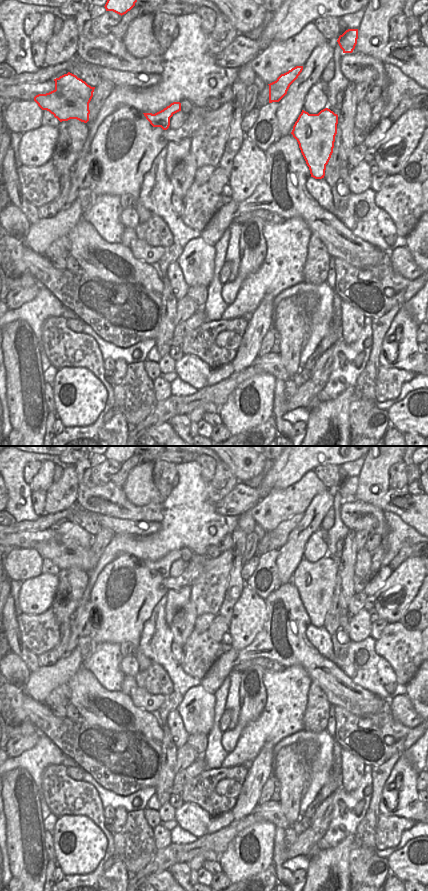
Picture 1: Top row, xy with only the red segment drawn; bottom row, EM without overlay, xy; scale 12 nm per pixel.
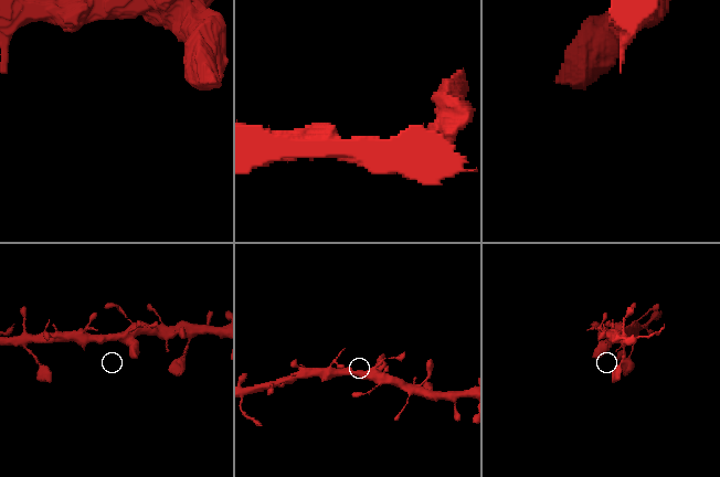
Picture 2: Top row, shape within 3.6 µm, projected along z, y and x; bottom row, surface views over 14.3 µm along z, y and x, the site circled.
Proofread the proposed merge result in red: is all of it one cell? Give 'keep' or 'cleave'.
keep

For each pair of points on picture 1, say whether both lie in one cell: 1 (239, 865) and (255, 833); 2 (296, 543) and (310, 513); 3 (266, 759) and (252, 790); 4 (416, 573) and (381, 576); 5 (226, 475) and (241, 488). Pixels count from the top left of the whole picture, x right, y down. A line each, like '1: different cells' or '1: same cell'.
1: same cell
2: same cell
3: same cell
4: different cells
5: different cells

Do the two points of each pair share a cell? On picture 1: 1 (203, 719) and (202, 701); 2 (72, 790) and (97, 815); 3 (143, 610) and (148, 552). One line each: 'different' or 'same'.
1: same
2: same
3: different

